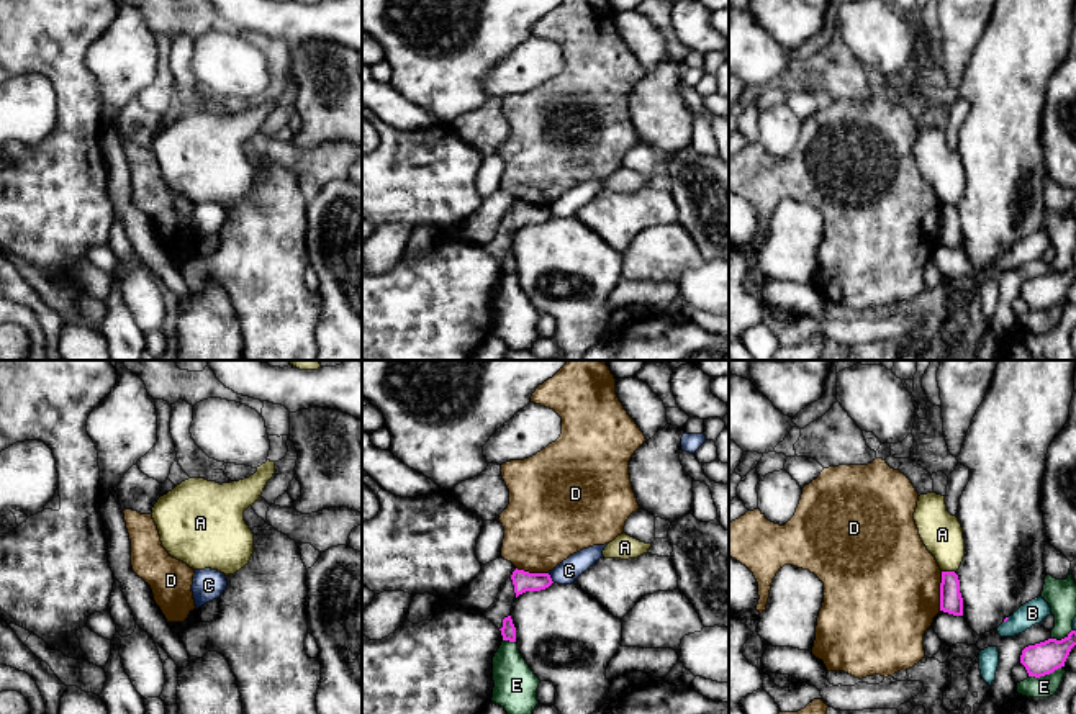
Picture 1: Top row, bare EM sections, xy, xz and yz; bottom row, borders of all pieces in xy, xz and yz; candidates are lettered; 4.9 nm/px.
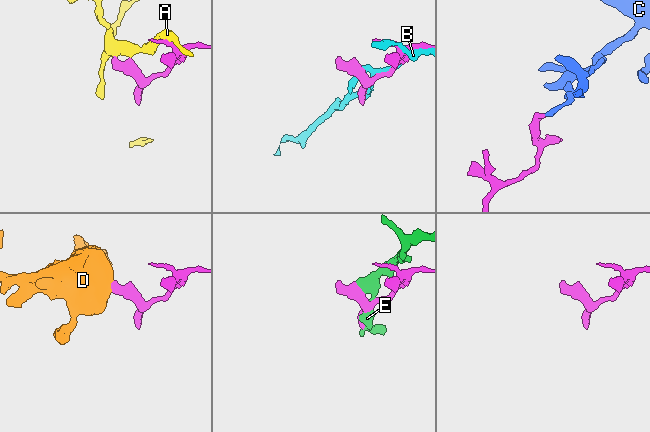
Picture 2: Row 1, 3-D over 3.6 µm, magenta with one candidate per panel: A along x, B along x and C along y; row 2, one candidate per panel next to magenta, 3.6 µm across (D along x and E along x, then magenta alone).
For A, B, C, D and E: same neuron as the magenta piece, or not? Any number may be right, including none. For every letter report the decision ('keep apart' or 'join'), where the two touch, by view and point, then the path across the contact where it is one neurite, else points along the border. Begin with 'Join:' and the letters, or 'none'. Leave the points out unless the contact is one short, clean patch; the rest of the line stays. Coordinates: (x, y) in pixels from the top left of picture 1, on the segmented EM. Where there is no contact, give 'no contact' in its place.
Join: none
A: keep apart; meets magenta in yz at (949, 572)
B: keep apart; meets magenta in yz at (1006, 619)
C: keep apart; meets magenta in xz at (551, 578); border along xz (547, 573), (554, 582)
D: keep apart; meets magenta in yz at (940, 591); border along yz (942, 572), (939, 610)
E: keep apart; meets magenta in yz at (1044, 675)

